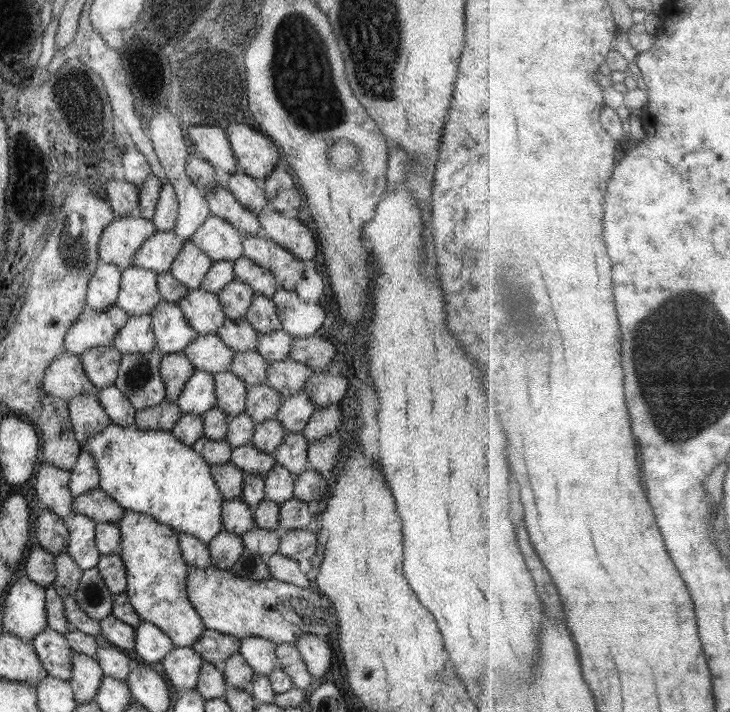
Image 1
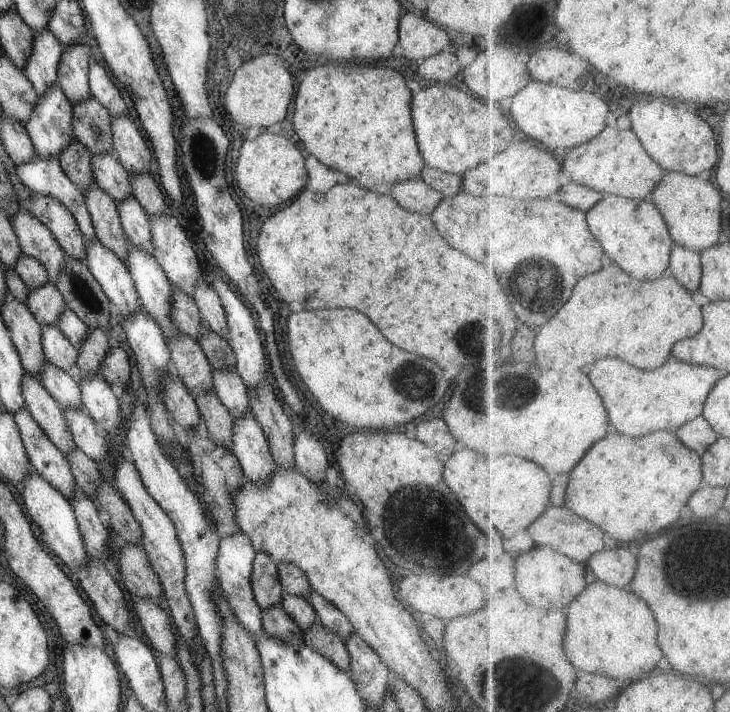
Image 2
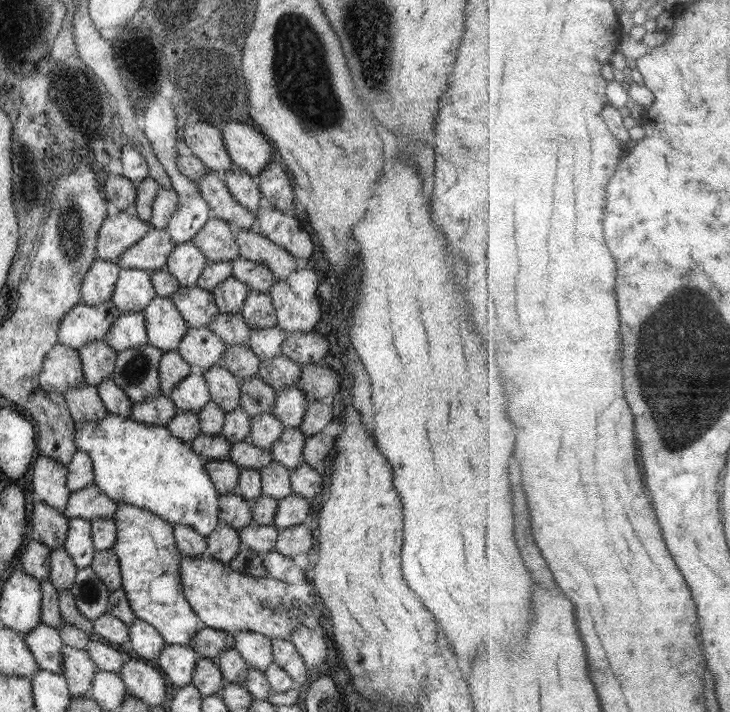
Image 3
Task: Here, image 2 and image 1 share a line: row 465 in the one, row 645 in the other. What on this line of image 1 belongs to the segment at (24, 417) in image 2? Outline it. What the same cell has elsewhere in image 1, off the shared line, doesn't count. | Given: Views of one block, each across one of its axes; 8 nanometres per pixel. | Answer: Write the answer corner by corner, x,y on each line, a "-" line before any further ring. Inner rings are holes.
46,627
30,643
48,675
70,682
72,650
65,635

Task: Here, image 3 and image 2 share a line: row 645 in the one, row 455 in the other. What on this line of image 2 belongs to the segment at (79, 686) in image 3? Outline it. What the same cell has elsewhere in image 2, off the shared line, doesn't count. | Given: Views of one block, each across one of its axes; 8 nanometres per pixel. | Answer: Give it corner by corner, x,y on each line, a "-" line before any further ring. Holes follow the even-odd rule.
24,374
24,378
22,378
22,394
26,400
26,408
36,424
42,428
52,444
68,460
68,456
76,448
76,444
72,438
72,432
68,428
66,416
62,412
63,408
54,400
46,387
30,374

